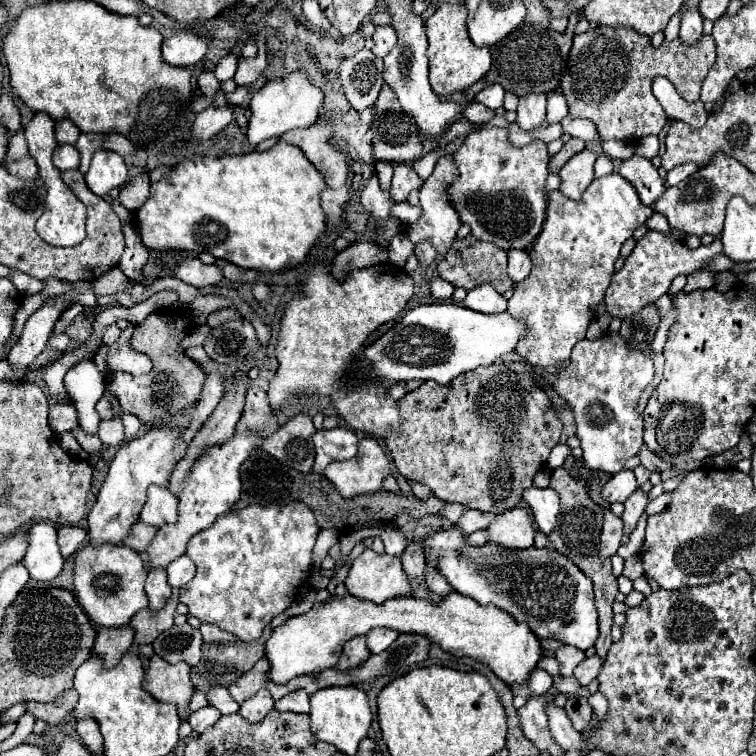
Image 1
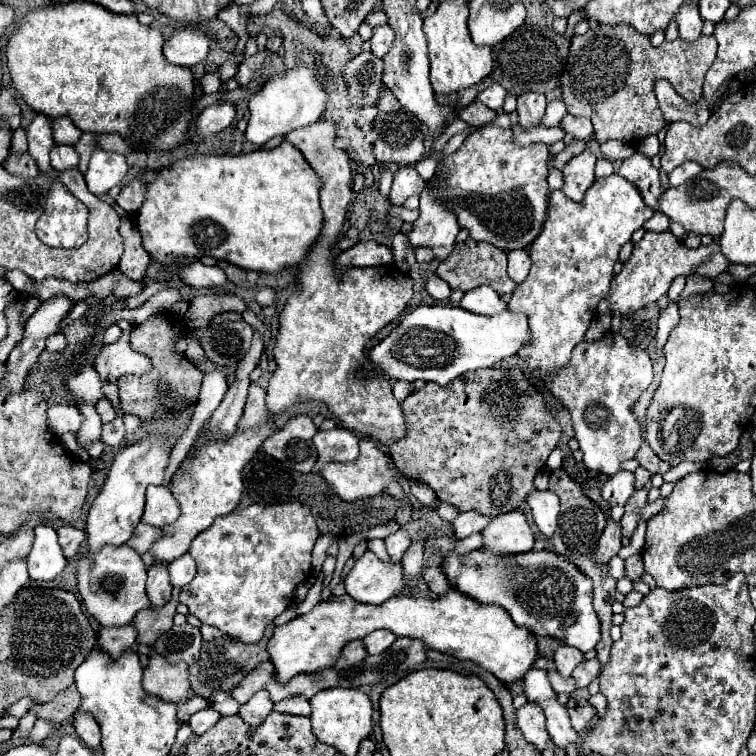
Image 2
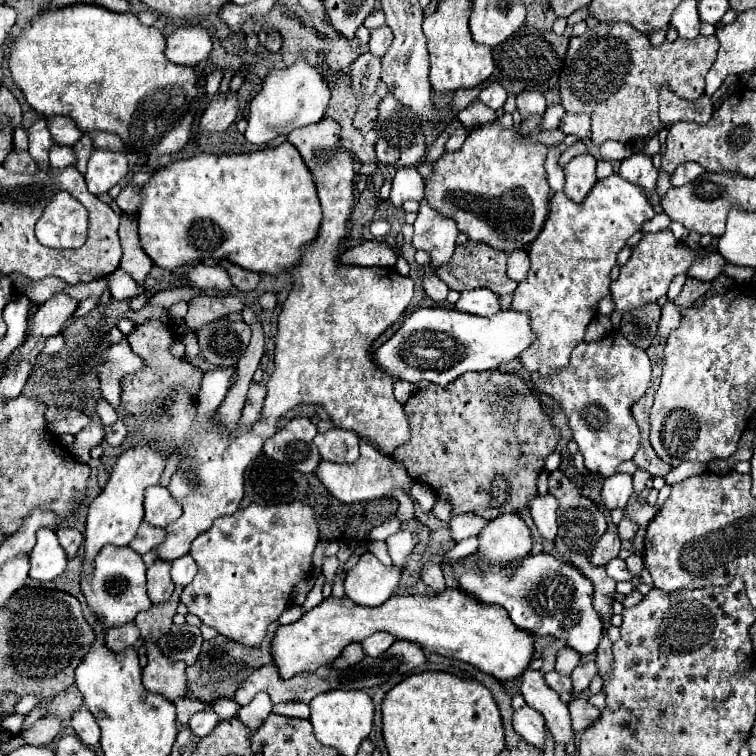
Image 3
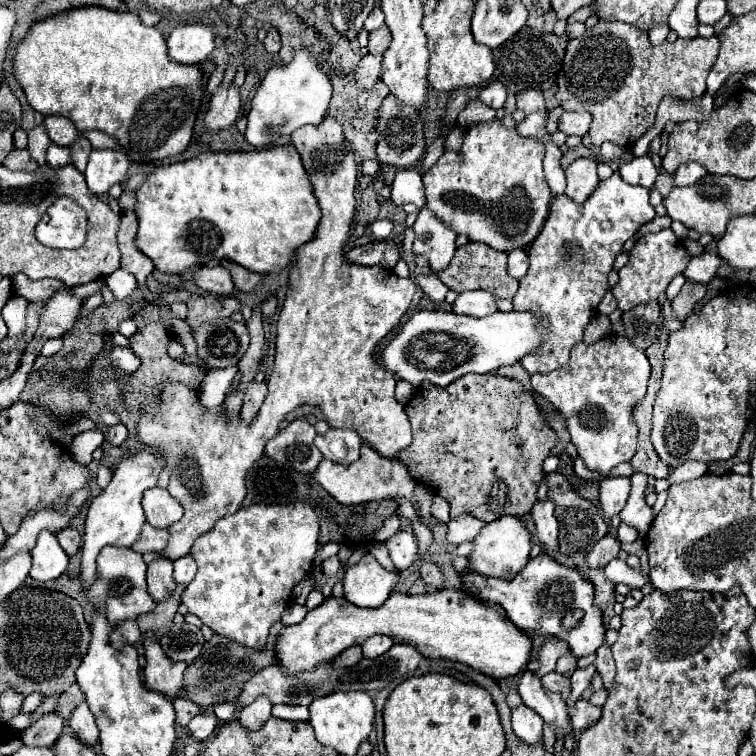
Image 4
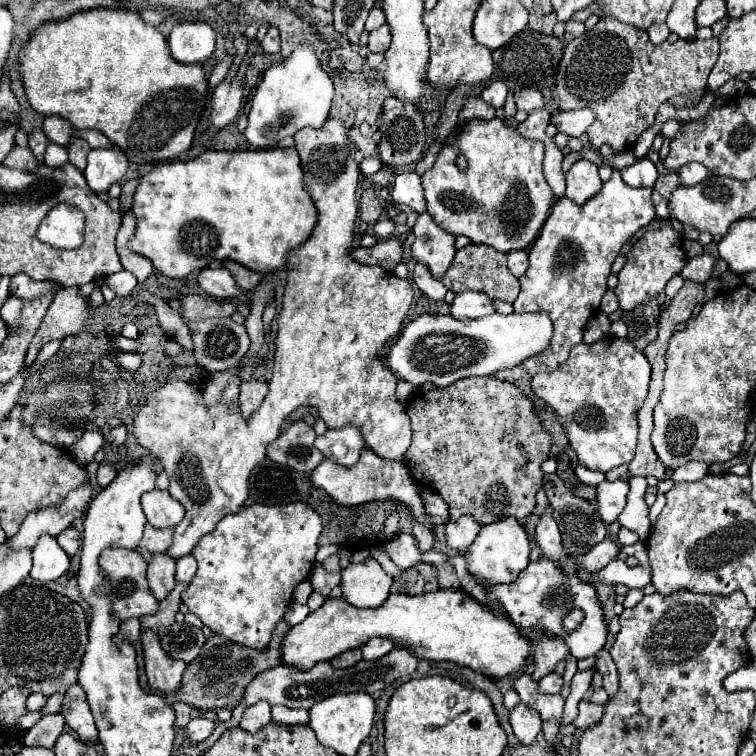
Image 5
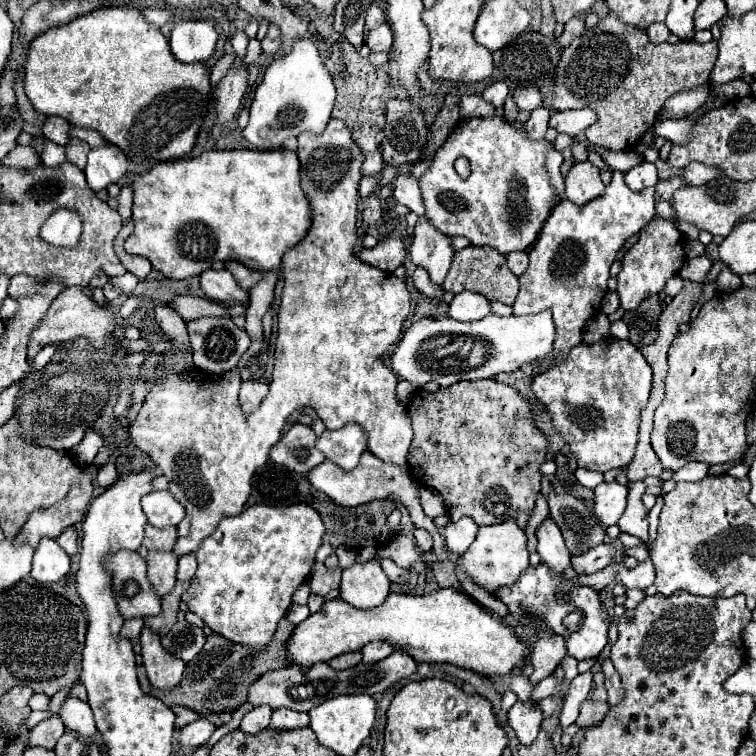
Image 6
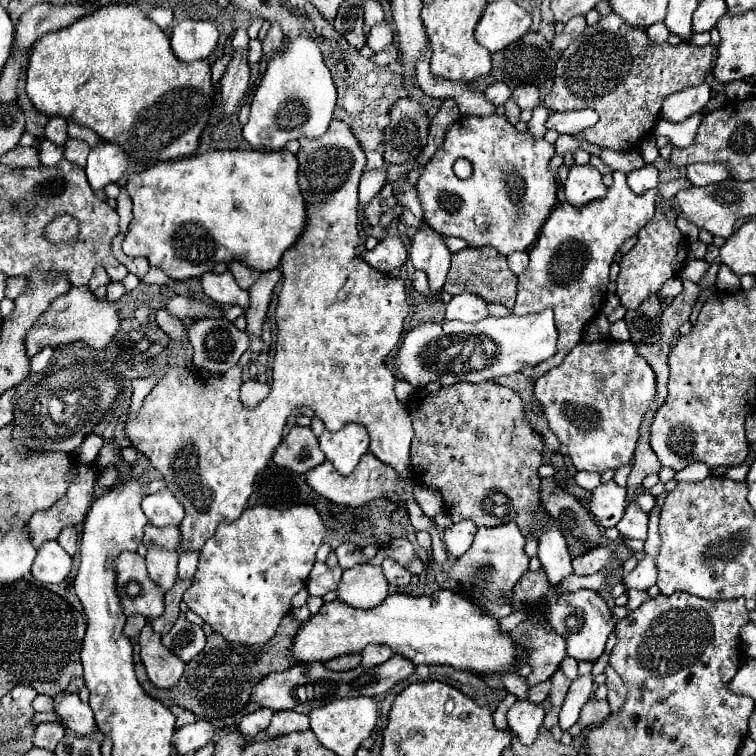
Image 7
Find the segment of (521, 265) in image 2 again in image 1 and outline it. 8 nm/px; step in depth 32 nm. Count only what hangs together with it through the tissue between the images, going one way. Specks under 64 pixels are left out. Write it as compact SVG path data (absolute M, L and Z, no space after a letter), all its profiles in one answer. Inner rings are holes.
M510 250L508 252L508 276L514 284L524 280L530 274L532 262L526 250Z

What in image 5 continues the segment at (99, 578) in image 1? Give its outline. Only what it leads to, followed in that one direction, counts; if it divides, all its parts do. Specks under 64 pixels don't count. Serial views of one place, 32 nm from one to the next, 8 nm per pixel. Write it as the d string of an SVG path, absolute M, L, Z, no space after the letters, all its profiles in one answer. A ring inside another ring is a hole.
M104 550L100 554L100 570L104 576L104 590L112 600L112 616L118 620L140 618L158 610L158 600L154 600L146 582L146 562L136 550Z

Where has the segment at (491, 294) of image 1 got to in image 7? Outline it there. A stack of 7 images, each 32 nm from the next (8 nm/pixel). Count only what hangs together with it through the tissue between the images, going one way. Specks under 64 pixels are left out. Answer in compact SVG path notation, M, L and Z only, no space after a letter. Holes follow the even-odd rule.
M470 292L454 296L446 306L446 320L462 320L462 322L478 322L488 316L488 304Z

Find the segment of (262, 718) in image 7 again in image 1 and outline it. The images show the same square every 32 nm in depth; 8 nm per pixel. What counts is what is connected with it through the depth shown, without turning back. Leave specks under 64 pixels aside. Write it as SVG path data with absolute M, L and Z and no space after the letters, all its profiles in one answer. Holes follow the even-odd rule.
M260 690L256 696L248 698L244 704L240 704L240 714L248 720L248 722L258 722L262 720L274 706L274 700L270 696L268 690Z

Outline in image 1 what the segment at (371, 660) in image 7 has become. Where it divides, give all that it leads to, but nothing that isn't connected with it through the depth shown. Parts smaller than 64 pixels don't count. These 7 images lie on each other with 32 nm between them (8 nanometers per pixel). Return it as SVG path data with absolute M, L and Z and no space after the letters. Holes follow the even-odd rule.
M374 628L374 630L368 632L368 636L366 636L366 644L368 644L368 648L370 648L372 654L380 654L380 652L384 652L396 638L398 638L398 632L396 632L396 630L390 630L390 628Z

